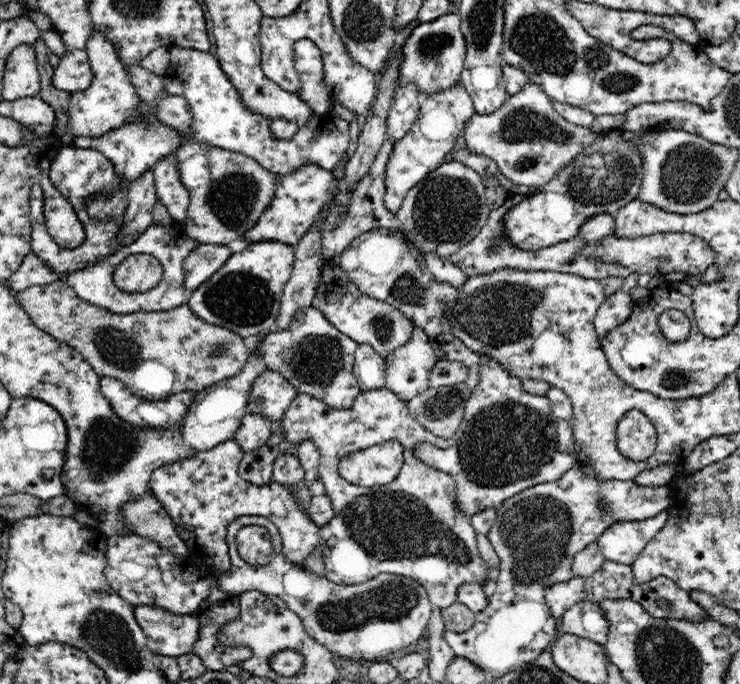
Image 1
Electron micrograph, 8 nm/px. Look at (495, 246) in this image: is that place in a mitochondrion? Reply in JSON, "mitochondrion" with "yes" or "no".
{"mitochondrion":"yes"}

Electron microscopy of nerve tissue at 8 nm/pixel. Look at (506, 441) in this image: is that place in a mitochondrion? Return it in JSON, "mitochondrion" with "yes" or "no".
{"mitochondrion":"yes"}

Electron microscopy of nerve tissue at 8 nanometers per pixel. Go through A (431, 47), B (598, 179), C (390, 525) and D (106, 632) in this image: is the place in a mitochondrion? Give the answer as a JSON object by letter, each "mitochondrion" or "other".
{"A":"mitochondrion","B":"mitochondrion","C":"mitochondrion","D":"mitochondrion"}

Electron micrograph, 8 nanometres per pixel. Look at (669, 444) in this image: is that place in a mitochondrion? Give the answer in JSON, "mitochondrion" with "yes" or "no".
{"mitochondrion":"no"}

